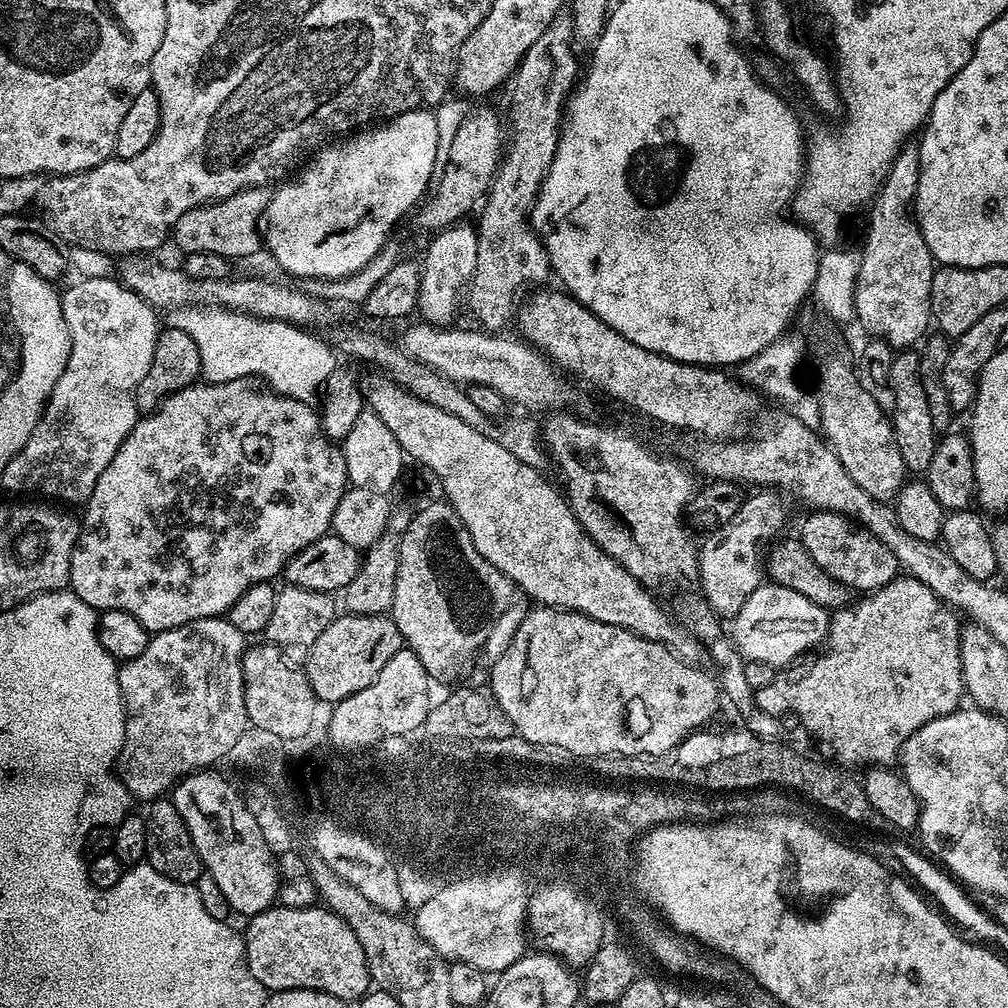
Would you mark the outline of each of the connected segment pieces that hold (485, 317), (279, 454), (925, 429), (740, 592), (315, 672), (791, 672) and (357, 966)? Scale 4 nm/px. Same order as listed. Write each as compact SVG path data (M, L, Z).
M561 10L550 26L542 30L538 42L526 50L510 82L512 141L507 141L506 151L479 209L480 224L475 225L478 262L474 262L472 278L466 289L466 308L468 304L473 318L480 323L477 325L491 334L499 333L510 324L525 295L524 288L543 285L540 283L550 276L544 244L531 228L529 220L560 141L562 111L578 80L572 47L572 14L571 11Z
M243 376L242 378L234 378L230 382L218 382L217 384L197 382L191 384L167 396L163 402L157 404L153 412L141 415L137 419L136 425L130 430L130 434L122 442L122 446L114 454L114 458L110 458L110 466L106 466L106 470L102 470L98 482L94 482L94 490L90 494L88 503L83 505L82 512L84 512L84 516L82 515L80 526L80 541L77 542L76 549L72 551L72 561L70 562L71 591L75 592L78 598L82 598L82 602L86 602L90 607L97 610L113 608L114 610L126 610L130 614L134 614L134 618L138 618L138 622L142 622L142 626L149 634L155 634L166 630L174 630L178 626L189 624L195 620L209 620L211 616L223 617L234 606L234 602L238 602L238 598L242 598L242 594L246 590L250 590L250 586L275 581L277 579L275 576L279 577L283 573L284 566L289 558L301 552L306 546L310 546L310 542L314 542L331 529L334 510L338 506L340 499L344 497L345 491L350 484L343 451L333 441L329 440L327 436L322 434L320 417L317 409L312 409L312 406L307 400L296 400L292 396L280 395L279 392L261 383L257 377Z
M897 351L886 371L886 383L894 394L894 410L890 419L898 454L902 454L902 462L909 473L927 473L930 461L934 458L938 433L934 422L930 422L930 404L926 402L926 390L920 381L919 351Z
M775 491L753 492L756 493L741 503L738 514L734 514L730 522L711 529L705 535L708 537L704 541L701 539L698 544L698 585L704 591L702 599L721 618L736 616L742 610L743 603L750 598L750 594L765 579L766 568L762 563L760 543L779 537L783 533L780 531L784 528L784 519L788 516L783 502L779 500L781 497Z
M337 615L336 619L318 634L318 642L314 642L314 650L310 650L306 675L308 685L312 687L317 701L335 706L340 701L358 694L358 690L366 690L374 678L390 658L402 647L400 631L392 621L391 615L354 616Z
M907 574L897 575L886 586L861 595L847 608L835 609L828 622L828 649L805 664L793 662L779 669L770 686L762 686L754 693L755 707L779 718L785 714L798 717L800 728L809 737L817 736L837 765L891 765L907 740L926 722L961 707L960 696L962 700L966 689L960 661L962 624L956 619L957 613L938 599L930 586Z
M273 906L251 917L247 924L242 939L248 969L269 993L309 988L312 992L337 996L345 1002L356 1002L369 991L366 958L354 930L327 908Z

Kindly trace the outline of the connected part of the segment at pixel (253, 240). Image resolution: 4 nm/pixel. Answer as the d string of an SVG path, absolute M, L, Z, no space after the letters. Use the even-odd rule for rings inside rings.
M253 186L244 189L243 192L227 196L225 200L218 200L210 204L203 205L199 208L191 208L182 218L178 218L175 228L172 229L170 236L181 248L181 253L205 252L206 254L218 254L227 256L229 261L236 262L239 256L248 256L251 252L261 251L262 248L262 221L264 212L268 209L270 192L267 187Z

